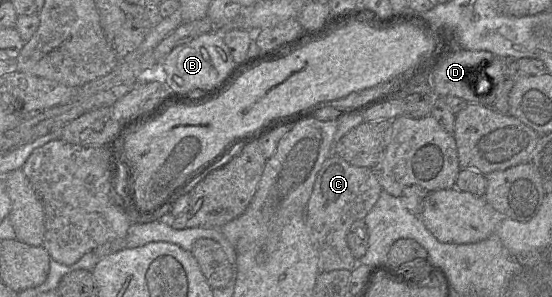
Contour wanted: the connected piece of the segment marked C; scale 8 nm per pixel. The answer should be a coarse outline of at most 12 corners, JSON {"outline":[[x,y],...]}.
{"outline":[[325,160],[305,210],[319,273],[352,271],[346,241],[381,191],[372,169]]}

